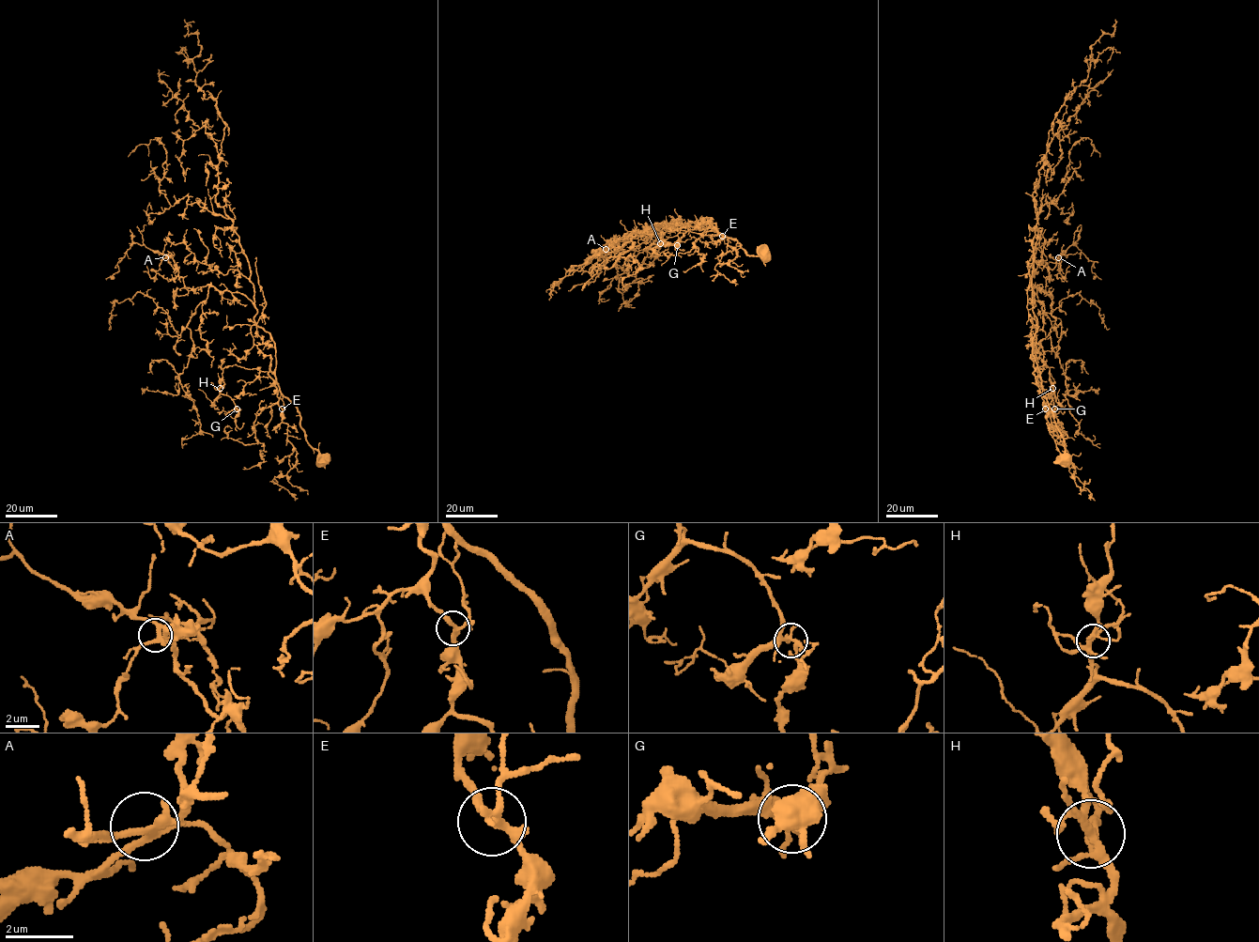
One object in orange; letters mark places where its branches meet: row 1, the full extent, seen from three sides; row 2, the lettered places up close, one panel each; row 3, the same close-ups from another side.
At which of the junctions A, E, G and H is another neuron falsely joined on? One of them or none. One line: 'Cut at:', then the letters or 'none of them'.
Cut at: none of them

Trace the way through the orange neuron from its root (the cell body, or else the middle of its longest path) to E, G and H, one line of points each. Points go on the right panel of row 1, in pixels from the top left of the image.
E: (1066, 458), (1063, 436), (1045, 396), (1045, 409)
G: (1066, 458), (1062, 434), (1042, 393), (1039, 367), (1044, 364), (1049, 368), (1055, 409)
H: (1066, 458), (1062, 434), (1042, 393), (1040, 366), (1049, 368), (1052, 388)

